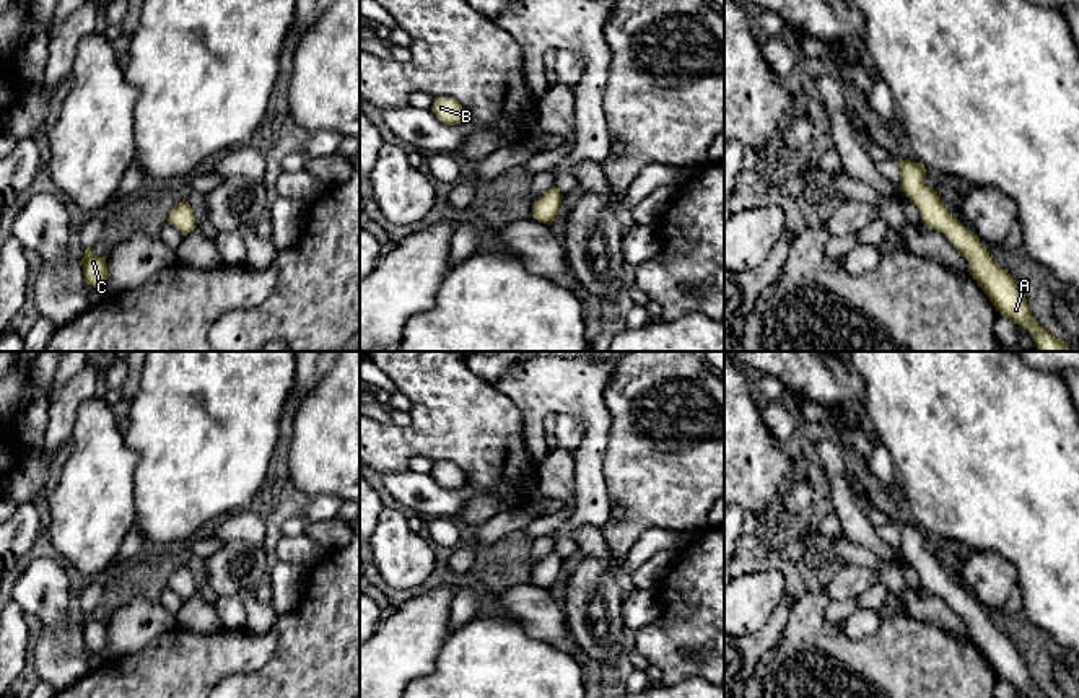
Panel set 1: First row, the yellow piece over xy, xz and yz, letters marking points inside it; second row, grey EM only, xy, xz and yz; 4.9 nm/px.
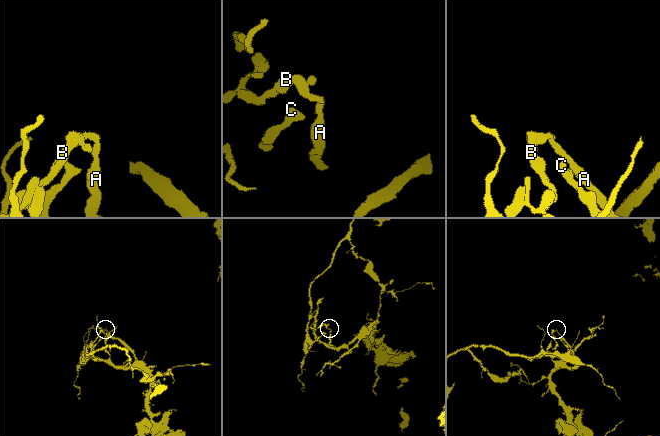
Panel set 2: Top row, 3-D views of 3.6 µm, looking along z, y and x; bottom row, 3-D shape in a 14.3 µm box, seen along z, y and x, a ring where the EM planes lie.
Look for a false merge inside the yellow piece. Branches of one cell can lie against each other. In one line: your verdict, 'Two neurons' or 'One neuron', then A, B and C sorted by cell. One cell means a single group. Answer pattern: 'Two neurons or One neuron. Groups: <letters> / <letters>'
Two neurons. Groups: A / B C

